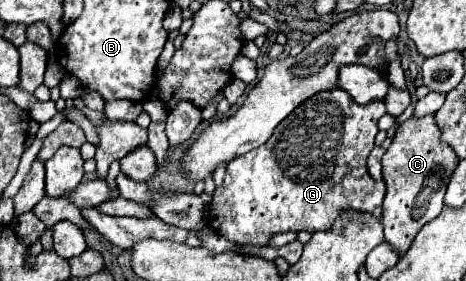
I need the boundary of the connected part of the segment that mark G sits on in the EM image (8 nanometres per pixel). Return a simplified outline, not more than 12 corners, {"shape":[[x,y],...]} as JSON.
{"shape":[[324,91],[228,163],[214,231],[266,247],[382,217],[382,101]]}

